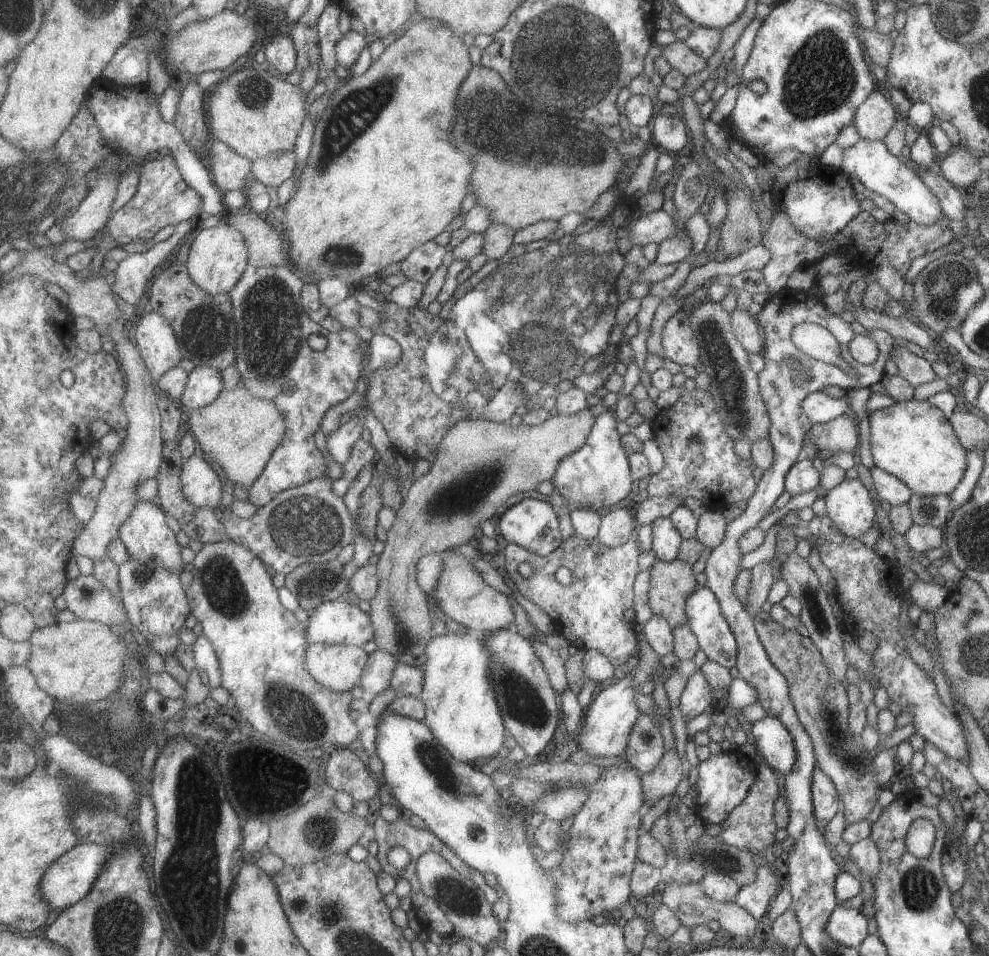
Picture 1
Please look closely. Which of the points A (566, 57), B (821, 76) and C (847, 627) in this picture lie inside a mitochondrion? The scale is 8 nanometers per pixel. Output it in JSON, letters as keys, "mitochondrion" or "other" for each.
{"A":"mitochondrion","B":"mitochondrion","C":"other"}

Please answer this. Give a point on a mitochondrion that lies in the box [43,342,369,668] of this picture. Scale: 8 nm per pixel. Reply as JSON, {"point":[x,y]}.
{"point":[310,524]}

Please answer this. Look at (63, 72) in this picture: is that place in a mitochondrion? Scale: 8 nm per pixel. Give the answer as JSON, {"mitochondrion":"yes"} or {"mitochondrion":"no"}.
{"mitochondrion":"no"}

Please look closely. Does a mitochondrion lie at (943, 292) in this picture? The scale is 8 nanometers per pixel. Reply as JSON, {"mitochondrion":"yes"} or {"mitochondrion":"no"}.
{"mitochondrion":"yes"}

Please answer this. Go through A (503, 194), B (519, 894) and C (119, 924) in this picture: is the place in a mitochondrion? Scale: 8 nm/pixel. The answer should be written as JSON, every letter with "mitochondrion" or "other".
{"A":"other","B":"other","C":"mitochondrion"}

